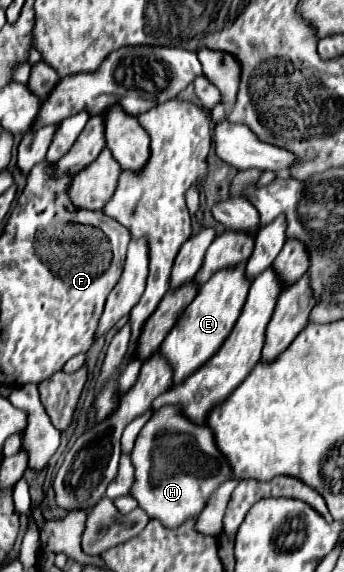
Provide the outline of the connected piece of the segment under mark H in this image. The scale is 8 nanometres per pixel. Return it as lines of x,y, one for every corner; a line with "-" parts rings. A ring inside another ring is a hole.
162,407
162,411
158,411
158,415
154,415
154,419
142,427
132,451
132,465
136,467
132,497
148,513
150,519
158,519
164,527
180,527
186,519
198,517
210,495
224,481
232,479
232,467
218,449
210,427
194,427
194,423
186,423
186,419
178,419
178,411
174,411
174,407

